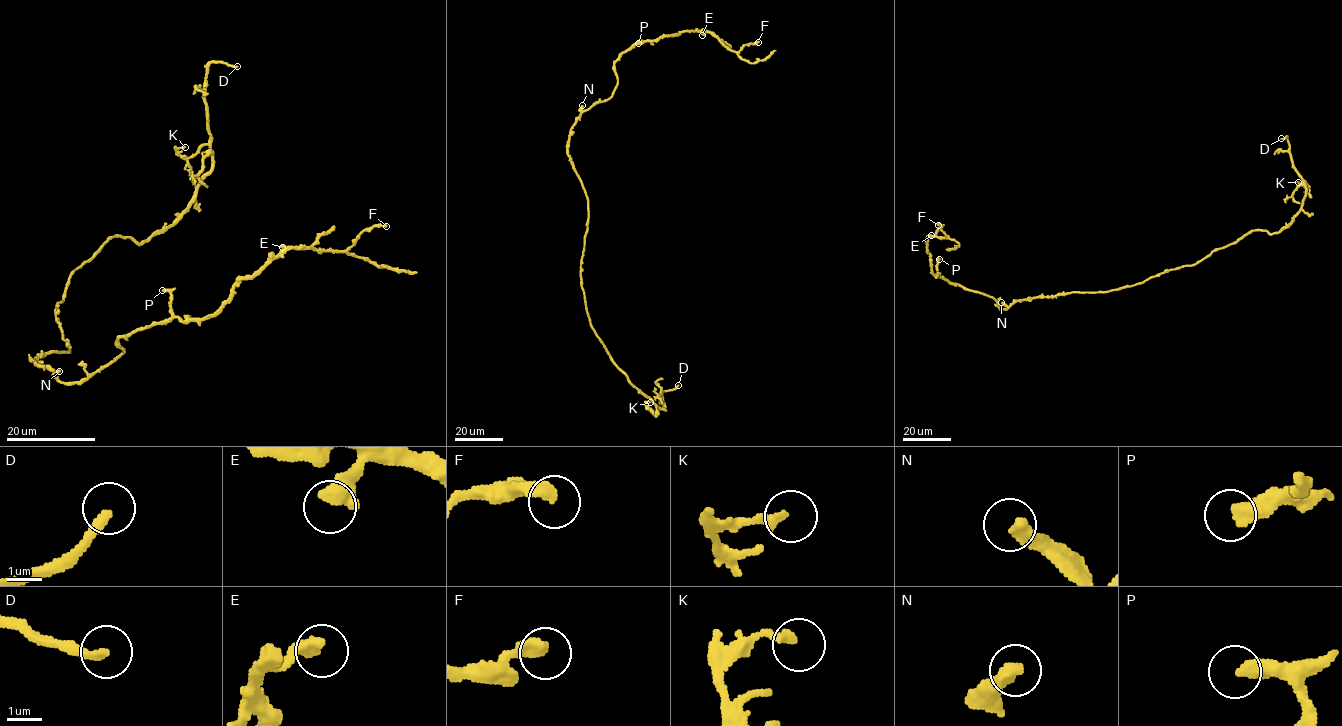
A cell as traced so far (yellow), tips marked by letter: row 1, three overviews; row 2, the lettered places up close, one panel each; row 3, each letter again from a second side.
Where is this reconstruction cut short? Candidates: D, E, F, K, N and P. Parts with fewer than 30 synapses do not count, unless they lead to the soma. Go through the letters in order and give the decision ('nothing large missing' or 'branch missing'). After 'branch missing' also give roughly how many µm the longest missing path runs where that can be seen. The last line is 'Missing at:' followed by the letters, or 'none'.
D: branch missing; missing 30 µm
E: nothing large missing
F: nothing large missing
K: nothing large missing
N: nothing large missing
P: nothing large missing
Missing at: D

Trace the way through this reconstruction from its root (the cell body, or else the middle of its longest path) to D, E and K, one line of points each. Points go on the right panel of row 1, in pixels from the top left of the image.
D: (1083, 292), (1118, 290), (1195, 264), (1253, 230), (1278, 233), (1299, 210), (1305, 194), (1287, 137), (1281, 138)
E: (1083, 292), (1016, 300), (1007, 308), (1001, 308), (991, 296), (952, 284), (932, 272), (927, 238), (931, 235)
K: (1083, 292), (1118, 290), (1195, 264), (1253, 230), (1278, 233), (1301, 207), (1304, 180), (1309, 187), (1298, 182)

